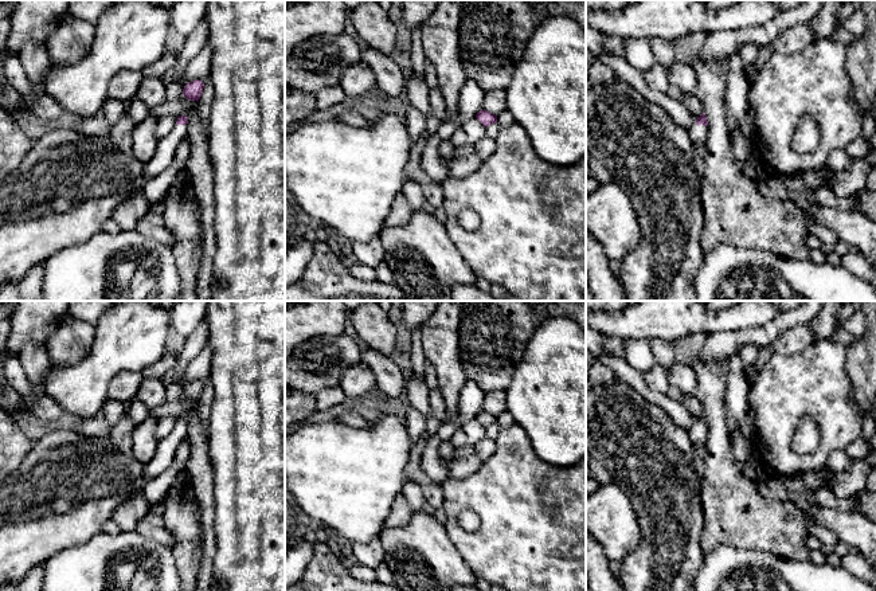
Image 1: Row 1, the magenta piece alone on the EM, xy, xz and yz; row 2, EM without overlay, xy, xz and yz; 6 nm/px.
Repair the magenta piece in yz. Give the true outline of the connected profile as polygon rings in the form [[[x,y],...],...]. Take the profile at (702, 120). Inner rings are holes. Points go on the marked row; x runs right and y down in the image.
[[[705,113],[697,117],[696,124],[691,128],[689,136],[693,146],[699,146],[707,142],[708,121]]]

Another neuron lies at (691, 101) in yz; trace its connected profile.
[[[685,94],[683,103],[695,117],[704,113],[703,103],[695,94]]]

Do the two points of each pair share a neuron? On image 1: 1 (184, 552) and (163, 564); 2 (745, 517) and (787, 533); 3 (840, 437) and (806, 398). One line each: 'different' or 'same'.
1: different
2: same
3: same

